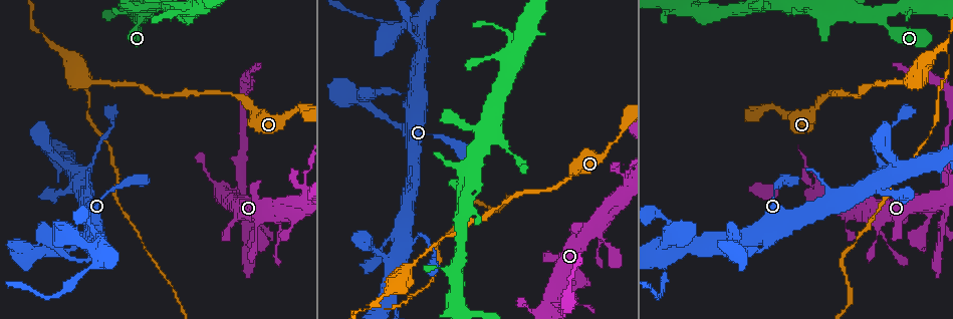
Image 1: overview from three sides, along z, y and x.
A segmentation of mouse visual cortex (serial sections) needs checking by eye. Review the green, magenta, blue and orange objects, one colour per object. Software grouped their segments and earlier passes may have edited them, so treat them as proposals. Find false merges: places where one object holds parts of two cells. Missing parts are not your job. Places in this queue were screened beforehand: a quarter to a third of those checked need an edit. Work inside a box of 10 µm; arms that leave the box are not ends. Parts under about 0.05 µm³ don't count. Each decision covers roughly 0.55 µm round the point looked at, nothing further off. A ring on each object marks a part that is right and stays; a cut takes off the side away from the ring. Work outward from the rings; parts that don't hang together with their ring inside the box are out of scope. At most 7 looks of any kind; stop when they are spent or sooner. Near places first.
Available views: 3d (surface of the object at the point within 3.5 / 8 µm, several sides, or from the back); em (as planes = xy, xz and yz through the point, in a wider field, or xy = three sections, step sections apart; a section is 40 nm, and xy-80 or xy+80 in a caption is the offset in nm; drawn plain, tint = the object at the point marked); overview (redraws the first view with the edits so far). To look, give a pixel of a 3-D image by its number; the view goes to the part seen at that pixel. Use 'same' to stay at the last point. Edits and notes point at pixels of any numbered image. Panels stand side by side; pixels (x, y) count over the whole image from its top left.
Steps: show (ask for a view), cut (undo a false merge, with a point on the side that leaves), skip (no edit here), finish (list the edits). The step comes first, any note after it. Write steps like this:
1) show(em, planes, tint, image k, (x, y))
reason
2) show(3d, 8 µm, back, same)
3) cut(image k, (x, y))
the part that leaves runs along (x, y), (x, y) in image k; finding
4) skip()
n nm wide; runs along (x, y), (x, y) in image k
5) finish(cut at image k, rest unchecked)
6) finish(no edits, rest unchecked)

show(3d, 3.5 µm, image 1, (939, 198))
small branch off a trunk

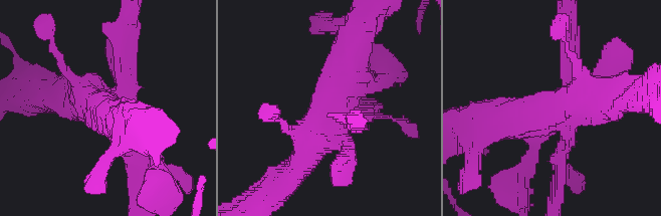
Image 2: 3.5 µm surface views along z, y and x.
show(em, planes, tint, image 2, (333, 108))

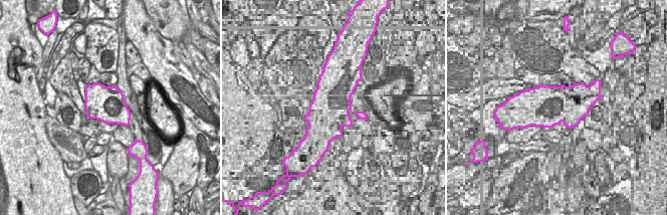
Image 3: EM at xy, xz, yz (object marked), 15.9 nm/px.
cut(image 2, (573, 185))
the part that leaves runs along (121, 92), (127, 86), (130, 21) in image 2; two cells meet here

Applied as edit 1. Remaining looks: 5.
show(overview)
see it whole again

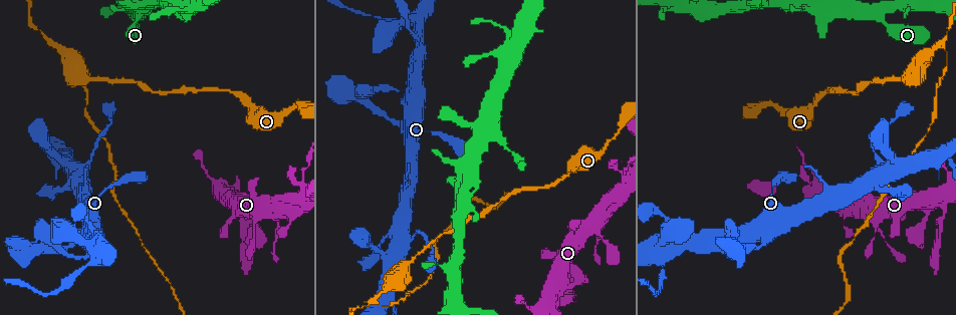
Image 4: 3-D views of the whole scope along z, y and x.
show(3d, 8 µm, image 4, (387, 291))
abrupt turn

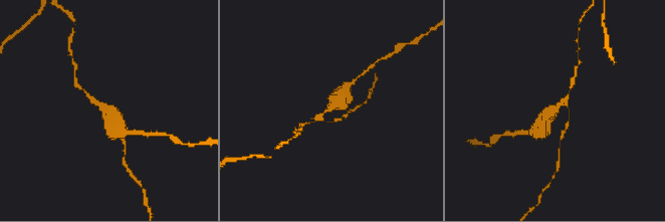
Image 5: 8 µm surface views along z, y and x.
show(3d, 3.5 µm, same)
closer look

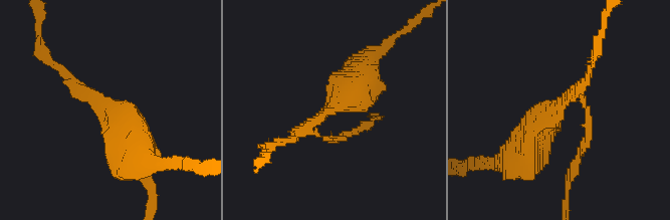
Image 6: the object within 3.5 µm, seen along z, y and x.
show(em, xy, step 1, tint, image 6, (559, 105))
3 arms; arms of 150, 150, 500 nm; shape alone is not enough

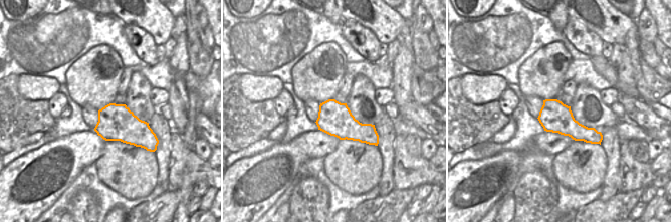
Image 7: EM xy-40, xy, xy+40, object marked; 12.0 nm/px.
cut(image 6, (589, 126))
a second cell is stuck on

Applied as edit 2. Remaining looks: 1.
finish(cut at image 2, cut at image 6, rest unchecked)

